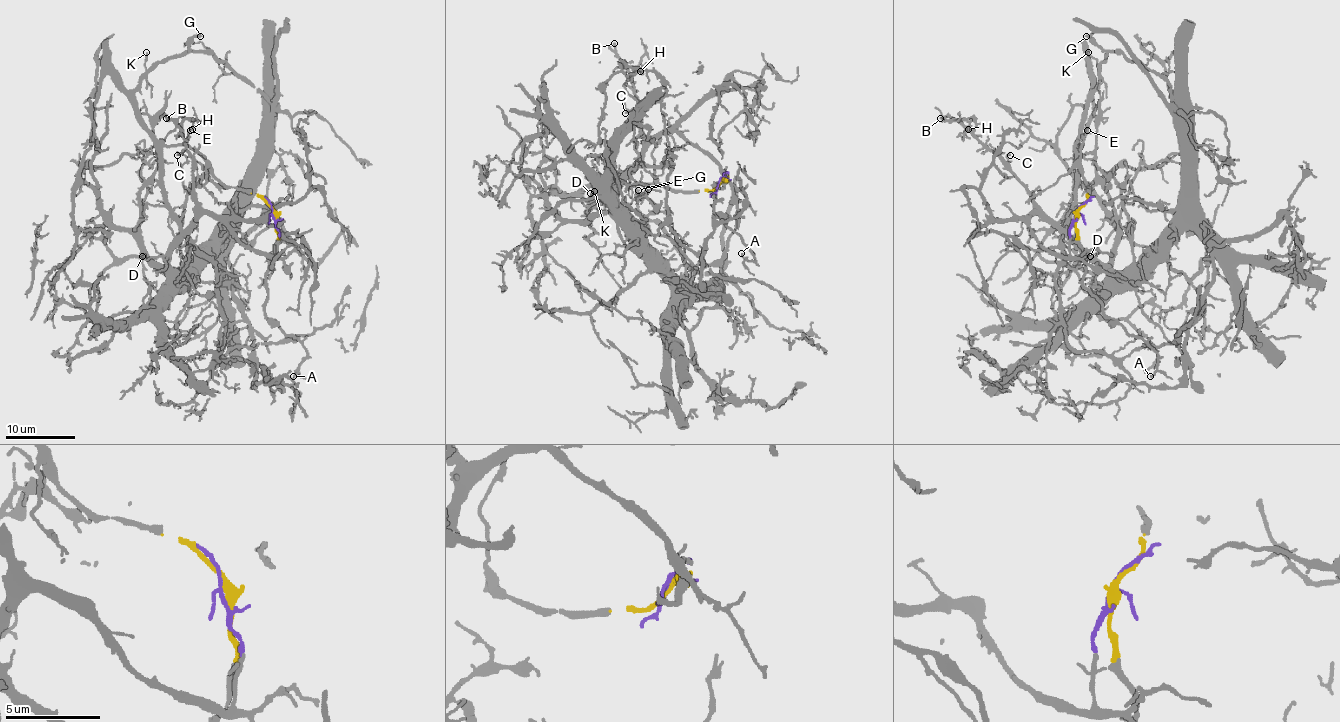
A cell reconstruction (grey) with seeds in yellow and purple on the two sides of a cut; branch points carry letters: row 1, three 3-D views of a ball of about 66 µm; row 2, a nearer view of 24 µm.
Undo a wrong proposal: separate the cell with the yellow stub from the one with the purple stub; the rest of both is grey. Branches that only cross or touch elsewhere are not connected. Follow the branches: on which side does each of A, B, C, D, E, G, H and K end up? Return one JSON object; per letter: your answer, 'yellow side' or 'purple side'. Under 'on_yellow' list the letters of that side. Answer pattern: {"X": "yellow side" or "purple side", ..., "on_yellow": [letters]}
{"A": "yellow side", "B": "purple side", "C": "purple side", "D": "purple side", "E": "yellow side", "G": "yellow side", "H": "purple side", "K": "yellow side", "on_yellow": ["A", "E", "G", "K"]}

